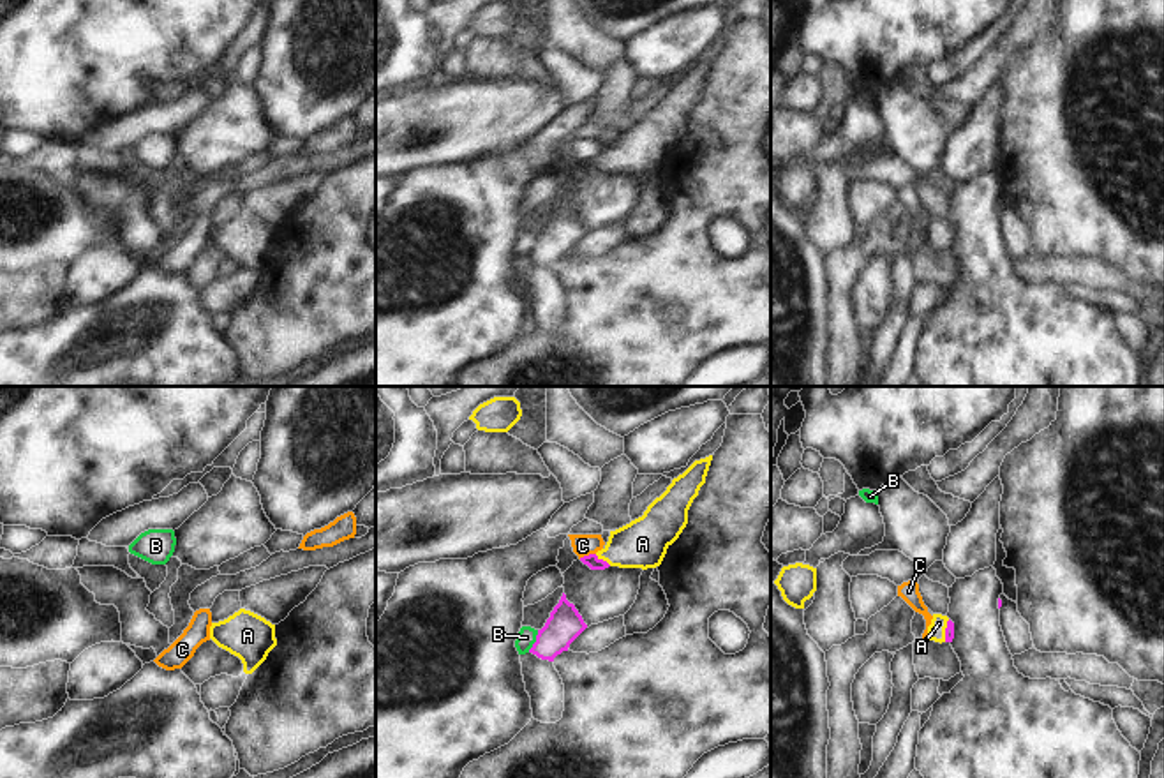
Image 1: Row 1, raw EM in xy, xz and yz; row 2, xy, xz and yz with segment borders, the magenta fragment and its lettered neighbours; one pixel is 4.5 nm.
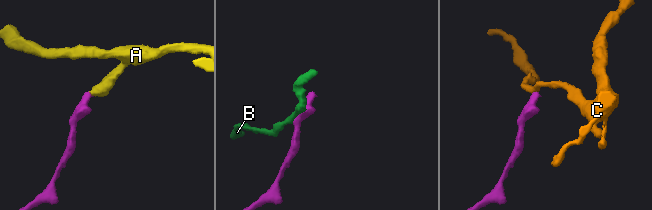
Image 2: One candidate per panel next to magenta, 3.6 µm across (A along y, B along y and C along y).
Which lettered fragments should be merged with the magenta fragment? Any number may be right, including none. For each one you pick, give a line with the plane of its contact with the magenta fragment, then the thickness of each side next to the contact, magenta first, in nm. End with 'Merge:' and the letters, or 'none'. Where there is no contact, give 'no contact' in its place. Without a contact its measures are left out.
A: xz | 60/220 nm
Merge: A

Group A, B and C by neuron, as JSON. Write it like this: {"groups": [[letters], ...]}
{"groups": [["A"], ["B"], ["C"]]}

